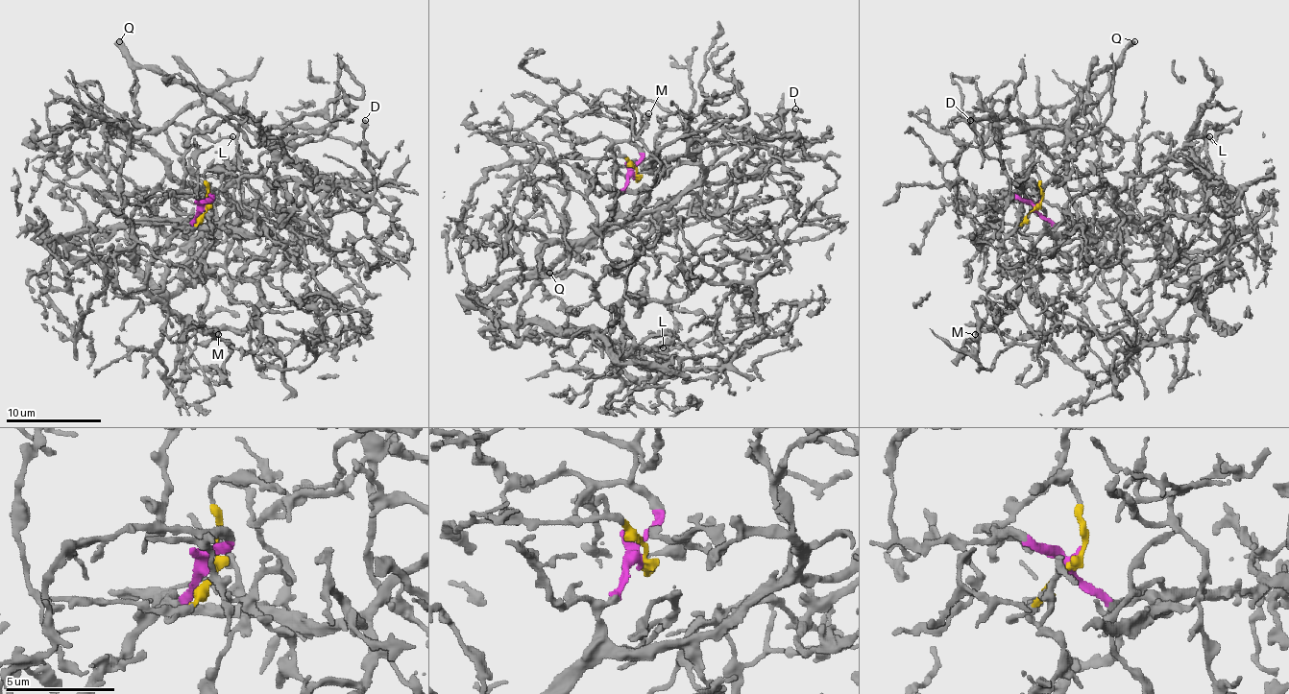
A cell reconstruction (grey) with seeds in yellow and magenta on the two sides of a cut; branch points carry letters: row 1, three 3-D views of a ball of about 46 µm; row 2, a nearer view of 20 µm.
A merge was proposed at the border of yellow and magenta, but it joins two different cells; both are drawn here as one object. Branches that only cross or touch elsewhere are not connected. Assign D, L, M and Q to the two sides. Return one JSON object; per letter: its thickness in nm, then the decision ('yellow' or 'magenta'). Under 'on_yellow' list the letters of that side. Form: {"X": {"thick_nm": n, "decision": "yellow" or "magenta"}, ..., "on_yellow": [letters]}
{"D": {"thick_nm": 360, "decision": "magenta"}, "L": {"thick_nm": 200, "decision": "magenta"}, "M": {"thick_nm": 360, "decision": "magenta"}, "Q": {"thick_nm": 440, "decision": "yellow"}, "on_yellow": ["Q"]}

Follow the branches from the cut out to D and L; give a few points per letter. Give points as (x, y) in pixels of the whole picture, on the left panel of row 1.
D: (205, 205), (185, 223), (243, 227), (253, 234), (269, 229), (315, 181), (336, 179), (370, 194), (365, 119)
L: (205, 205), (152, 220), (85, 160), (107, 157), (185, 247), (233, 220), (241, 191), (166, 127), (233, 136)

